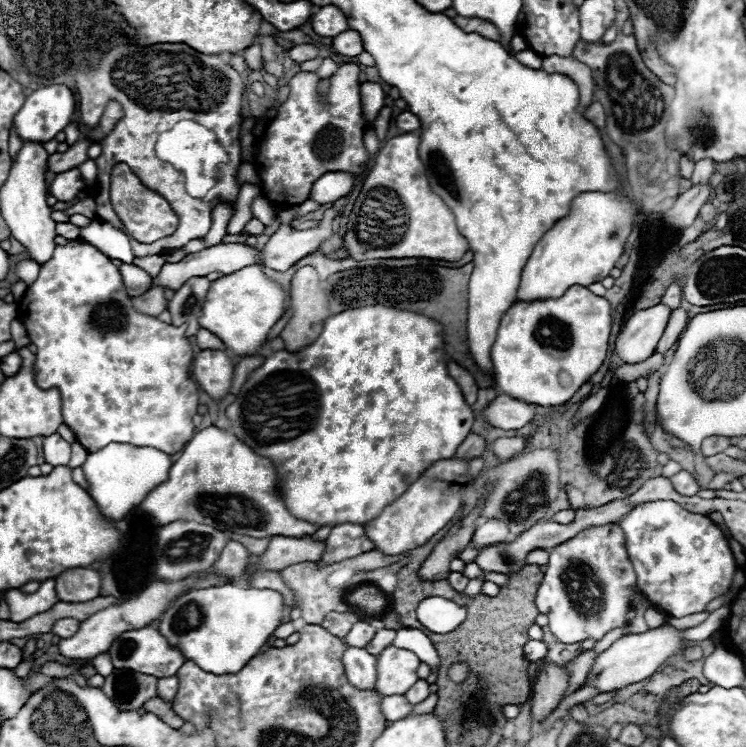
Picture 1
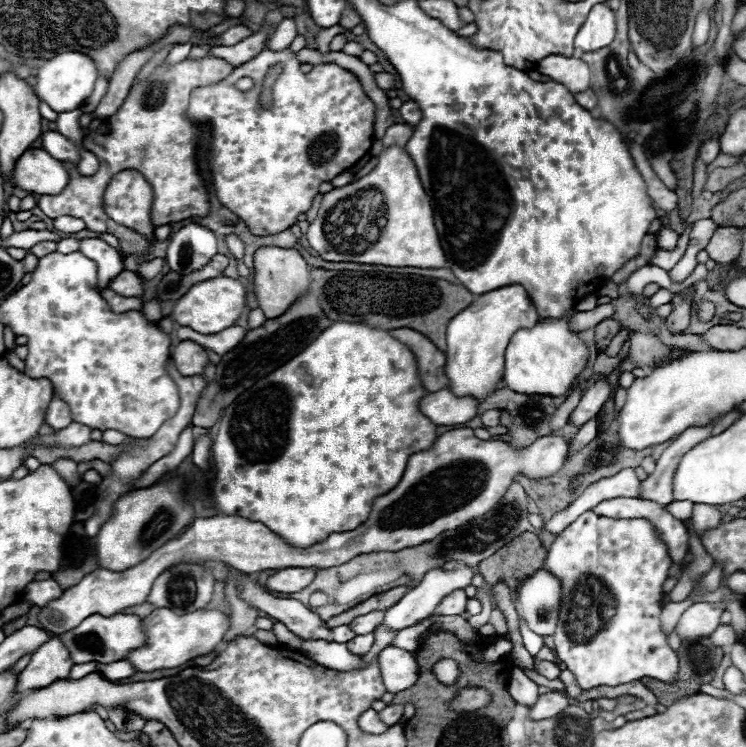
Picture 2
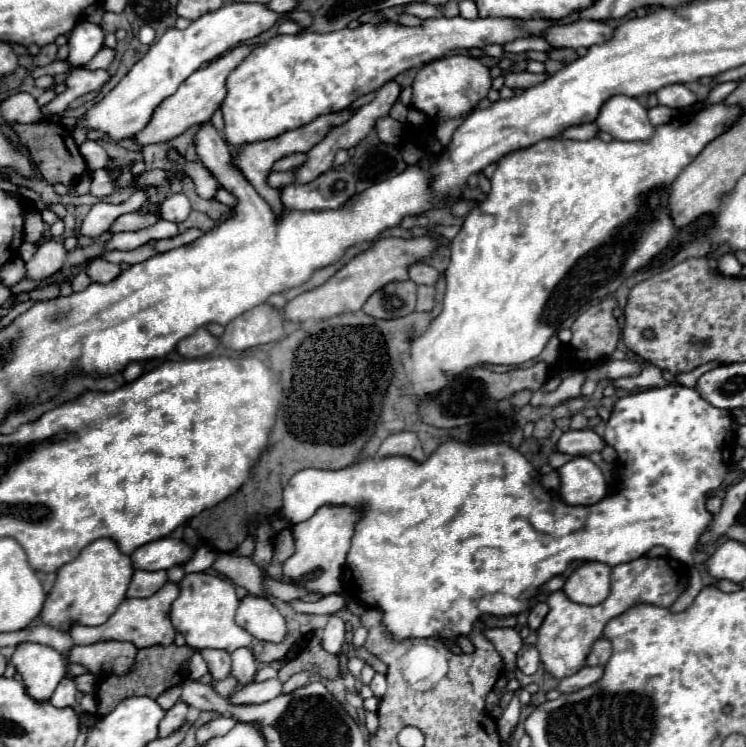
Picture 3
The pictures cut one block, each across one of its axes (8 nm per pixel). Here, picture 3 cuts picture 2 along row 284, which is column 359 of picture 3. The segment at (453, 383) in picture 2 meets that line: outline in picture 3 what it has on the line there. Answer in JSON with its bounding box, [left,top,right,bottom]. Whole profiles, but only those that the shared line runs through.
[284,506,360,596]

